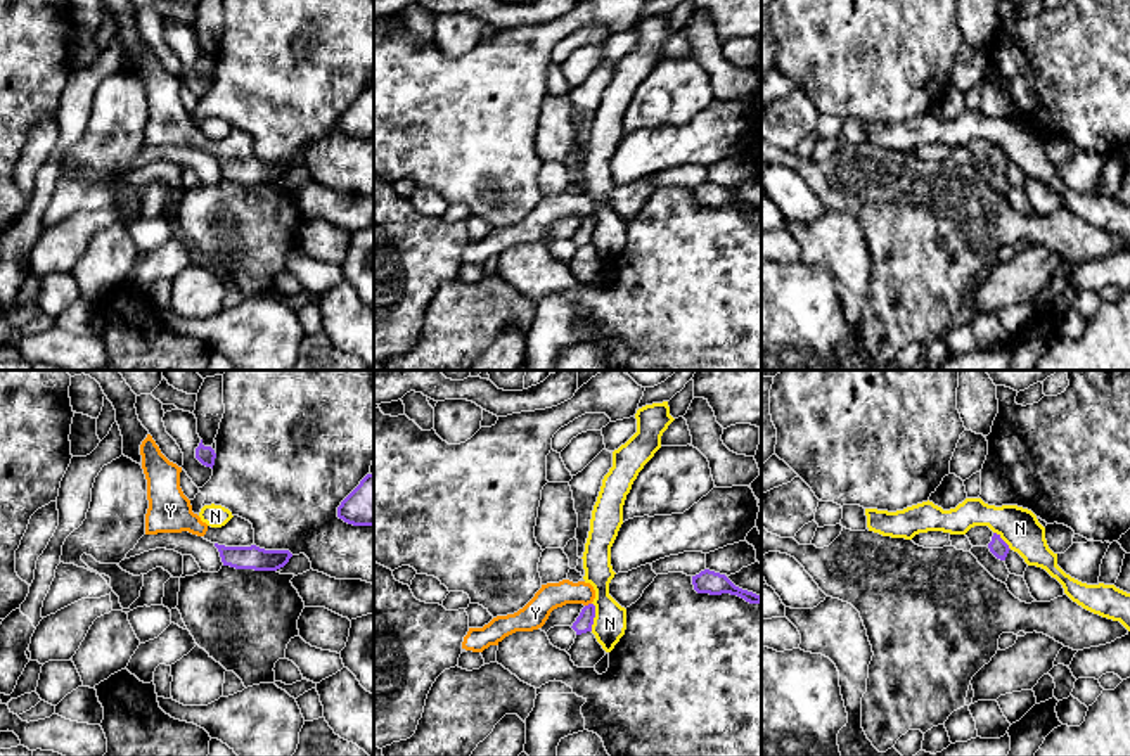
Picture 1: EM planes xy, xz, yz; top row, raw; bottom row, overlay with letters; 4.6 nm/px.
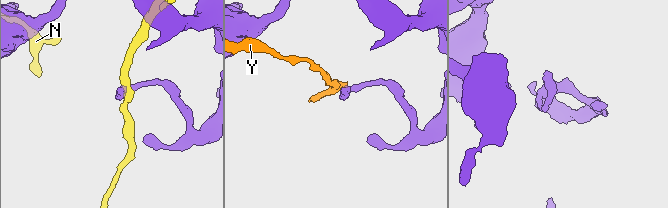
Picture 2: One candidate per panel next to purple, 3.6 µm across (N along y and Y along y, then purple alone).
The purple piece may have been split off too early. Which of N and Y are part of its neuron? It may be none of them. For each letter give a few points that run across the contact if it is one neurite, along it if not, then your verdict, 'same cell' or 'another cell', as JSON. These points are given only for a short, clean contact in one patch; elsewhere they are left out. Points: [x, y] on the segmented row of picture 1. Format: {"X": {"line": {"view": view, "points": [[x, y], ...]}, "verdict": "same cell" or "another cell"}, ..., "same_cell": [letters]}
{"N": {"verdict": "another cell"}, "Y": {"line": {"view": "xz", "points": [[590, 602], [585, 606]]}, "verdict": "another cell"}, "same_cell": []}

